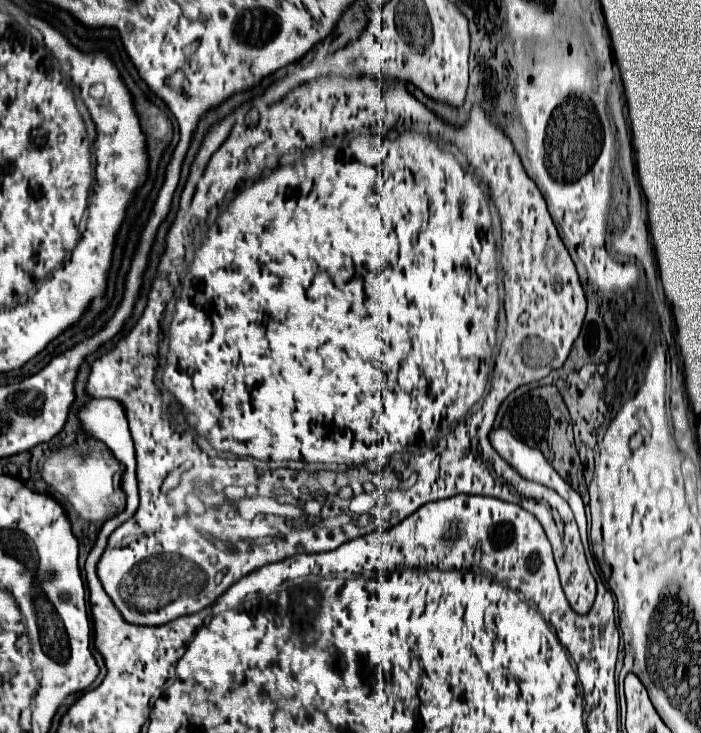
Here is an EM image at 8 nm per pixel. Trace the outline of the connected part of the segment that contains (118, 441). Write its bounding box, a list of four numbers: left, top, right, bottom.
[80,398,138,580]

